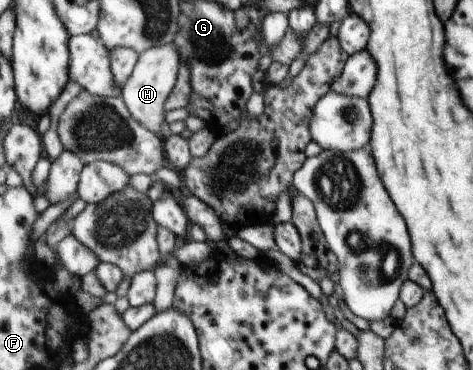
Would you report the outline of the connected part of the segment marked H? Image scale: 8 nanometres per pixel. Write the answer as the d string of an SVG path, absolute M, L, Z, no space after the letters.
M174 42L158 45L140 56L134 74L123 89L123 99L133 117L154 134L166 135L165 116L168 112L168 101L180 81L182 67L180 49L176 48Z

